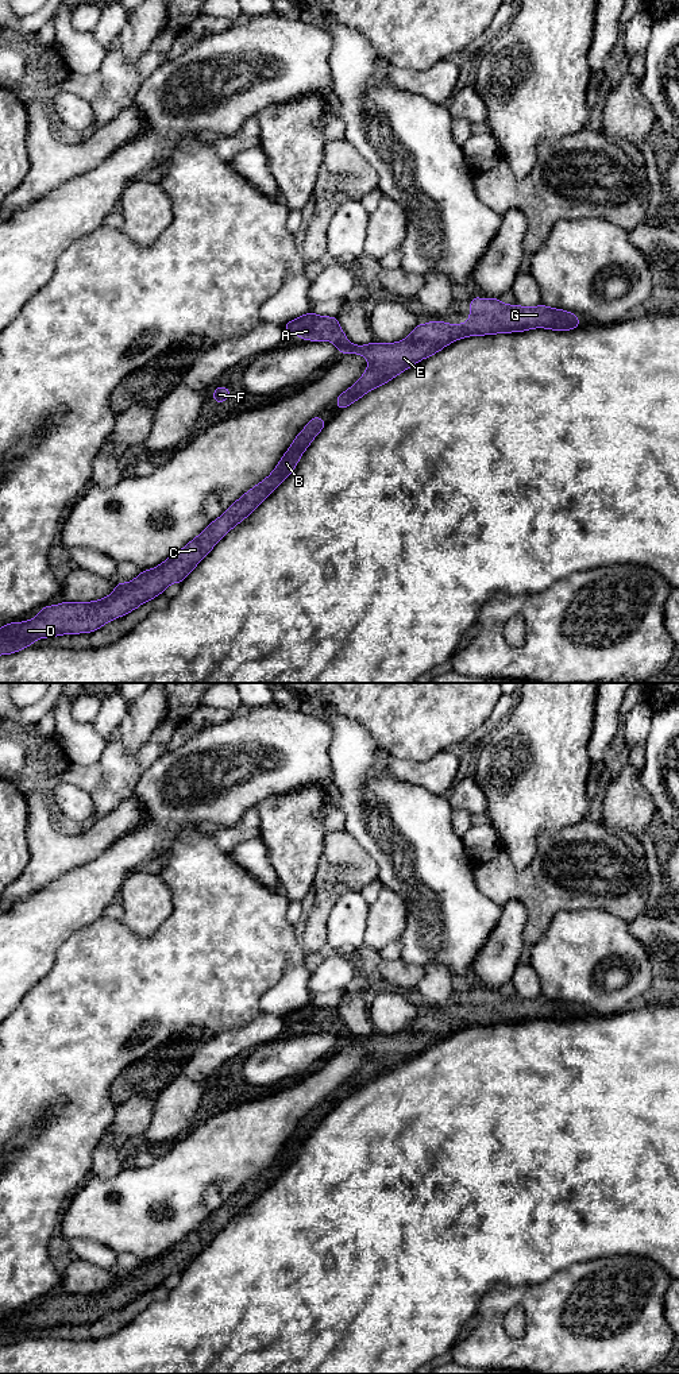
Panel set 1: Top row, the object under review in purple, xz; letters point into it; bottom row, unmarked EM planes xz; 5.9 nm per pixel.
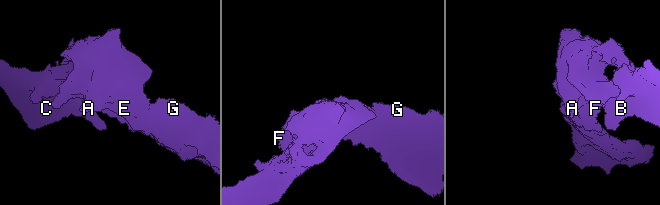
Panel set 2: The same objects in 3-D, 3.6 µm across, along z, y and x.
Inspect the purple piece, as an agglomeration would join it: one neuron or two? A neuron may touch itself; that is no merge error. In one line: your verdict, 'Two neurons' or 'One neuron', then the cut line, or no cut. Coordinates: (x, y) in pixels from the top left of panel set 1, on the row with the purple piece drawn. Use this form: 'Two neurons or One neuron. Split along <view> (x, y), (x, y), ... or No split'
One neuron. No split

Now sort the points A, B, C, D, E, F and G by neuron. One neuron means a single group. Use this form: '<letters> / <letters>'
A B C D E F G

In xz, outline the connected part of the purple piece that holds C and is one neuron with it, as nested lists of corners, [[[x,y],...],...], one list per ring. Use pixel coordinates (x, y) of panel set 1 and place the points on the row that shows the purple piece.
[[[319,416],[313,417],[265,480],[243,494],[196,539],[155,568],[142,571],[128,583],[117,582],[113,593],[103,599],[47,605],[30,621],[5,624],[0,628],[0,655],[28,648],[43,637],[92,633],[161,595],[169,584],[181,583],[234,526],[248,517],[292,474],[325,424]]]

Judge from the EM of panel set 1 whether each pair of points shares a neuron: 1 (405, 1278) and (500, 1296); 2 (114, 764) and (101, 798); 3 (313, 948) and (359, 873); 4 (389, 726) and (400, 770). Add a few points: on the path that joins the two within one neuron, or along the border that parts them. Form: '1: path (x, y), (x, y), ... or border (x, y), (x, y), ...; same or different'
1: border (517, 1285), (496, 1284), (483, 1296), (471, 1322); different
2: path (114, 772), (114, 786), (110, 790); same
3: path (313, 927), (323, 903), (339, 887); same
4: border (386, 751), (398, 757), (427, 760); different

